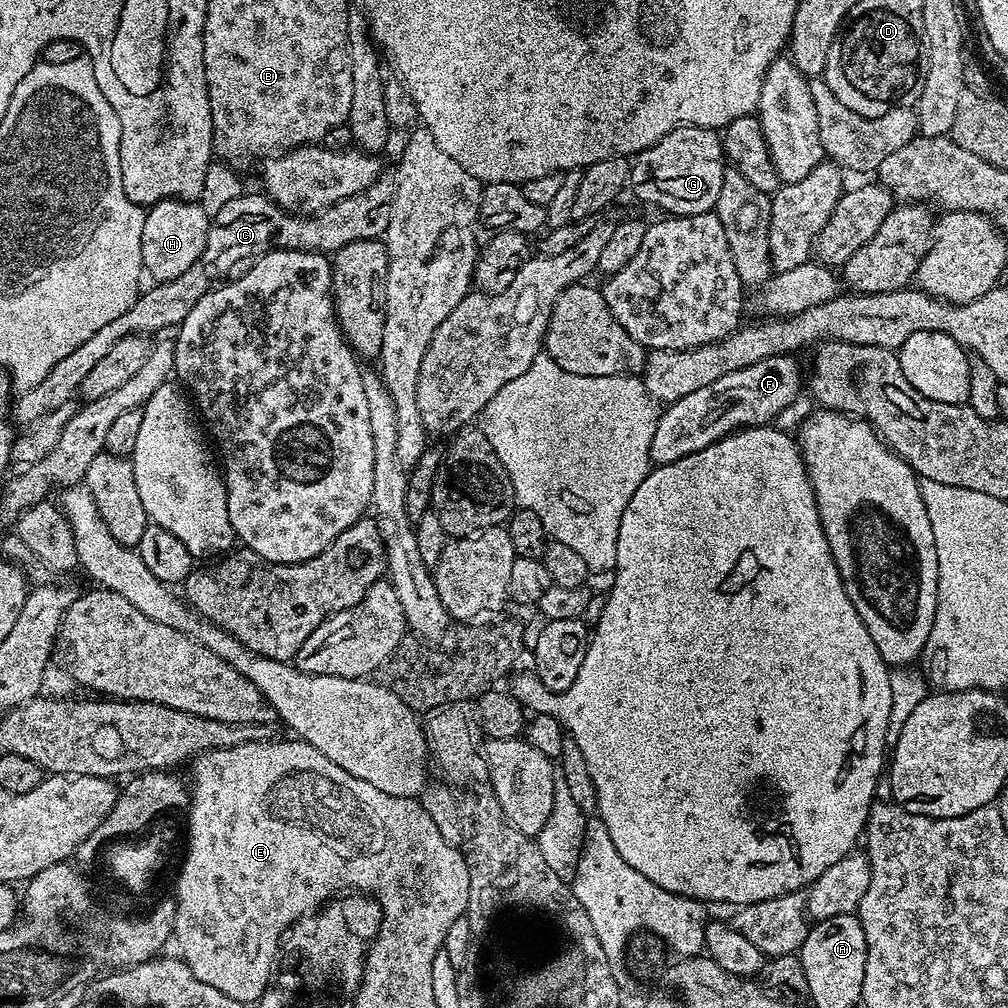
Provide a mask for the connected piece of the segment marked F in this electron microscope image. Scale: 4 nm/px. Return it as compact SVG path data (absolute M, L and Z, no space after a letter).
M795 355L771 356L762 358L762 362L754 362L754 366L742 366L742 370L730 370L730 374L722 374L710 386L702 386L702 390L694 390L694 394L686 394L686 398L678 398L661 411L658 426L654 430L654 438L650 442L650 458L653 465L678 462L678 458L686 458L690 454L698 454L698 450L706 450L714 442L742 428L758 428L768 426L779 412L784 412L800 396L800 387L805 387L806 376L800 373L800 364Z

